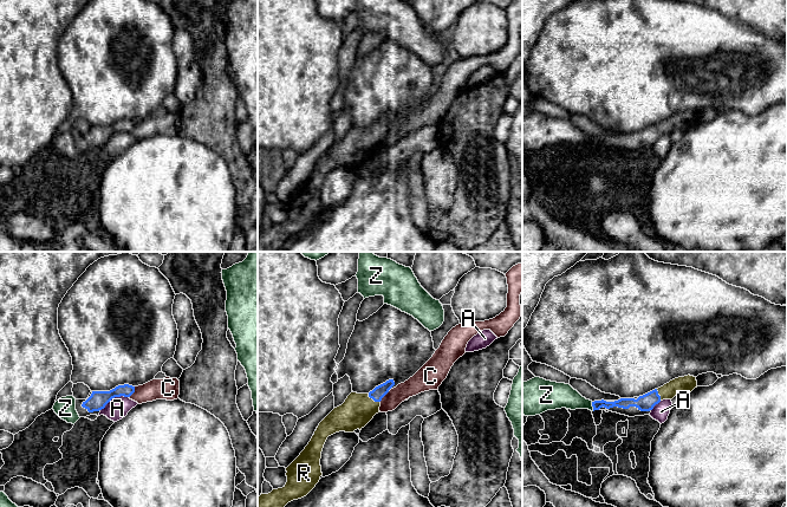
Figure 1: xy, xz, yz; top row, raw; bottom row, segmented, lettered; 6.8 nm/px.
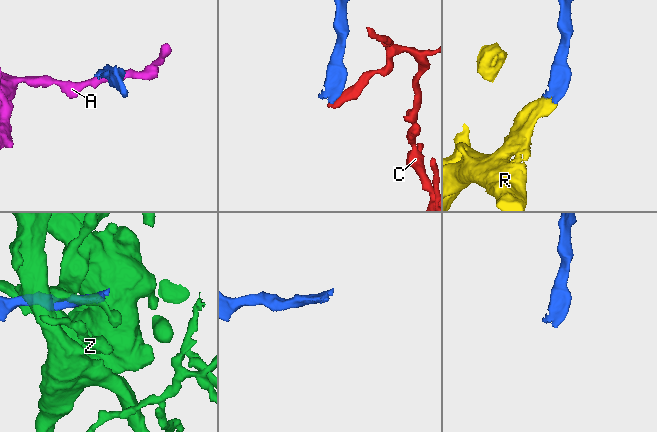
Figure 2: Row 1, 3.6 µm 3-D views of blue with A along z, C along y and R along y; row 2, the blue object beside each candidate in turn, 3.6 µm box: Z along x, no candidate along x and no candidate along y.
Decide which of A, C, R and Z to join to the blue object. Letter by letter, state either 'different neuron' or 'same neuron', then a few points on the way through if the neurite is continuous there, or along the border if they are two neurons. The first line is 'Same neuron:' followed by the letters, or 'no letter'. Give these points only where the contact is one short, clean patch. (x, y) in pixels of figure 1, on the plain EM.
Same neuron: R
A: different neuron
C: different neuron | along xy (135, 122), (129, 132)
R: same neuron | across xz (378, 128), (374, 135), (358, 144)
Z: different neuron

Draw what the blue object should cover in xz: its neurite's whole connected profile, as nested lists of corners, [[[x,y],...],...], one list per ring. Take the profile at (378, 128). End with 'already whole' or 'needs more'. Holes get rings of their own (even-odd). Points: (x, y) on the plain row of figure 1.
[[[389,115],[369,129],[351,128],[342,141],[334,143],[319,158],[300,190],[286,203],[286,220],[258,233],[258,252],[278,252],[288,238],[306,232],[323,210],[320,194],[327,173],[339,167],[362,165],[379,148],[382,134],[394,121],[394,115]]]; needs more

